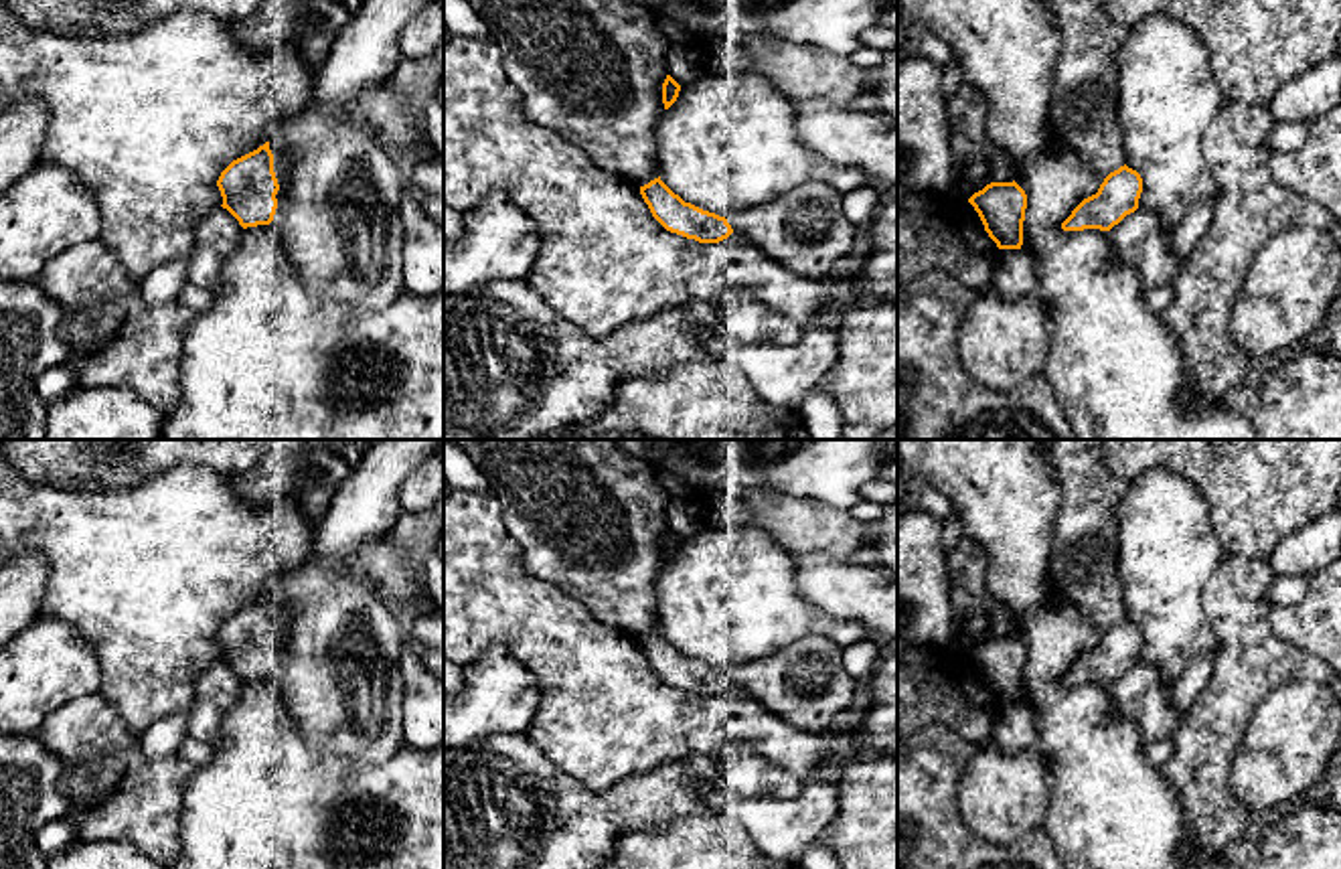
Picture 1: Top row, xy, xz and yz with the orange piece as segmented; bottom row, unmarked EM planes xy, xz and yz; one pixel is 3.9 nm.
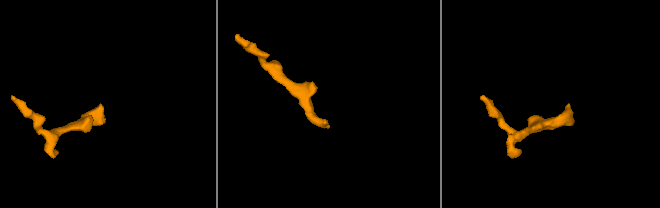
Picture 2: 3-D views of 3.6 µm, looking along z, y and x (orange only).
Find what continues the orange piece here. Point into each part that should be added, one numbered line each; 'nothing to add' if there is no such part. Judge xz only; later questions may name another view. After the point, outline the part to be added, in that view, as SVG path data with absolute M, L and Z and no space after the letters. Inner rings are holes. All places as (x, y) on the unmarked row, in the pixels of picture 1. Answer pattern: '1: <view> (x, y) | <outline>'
1: xz (805, 683) | M820 634L725 673L766 709L802 729L831 727L861 687L843 666L843 648Z

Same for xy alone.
1: xy (339, 671) | M377 440L369 446L316 525L316 557L273 585L290 612L290 634L275 648L278 662L269 683L284 695L292 717L316 749L383 764L405 741L399 660L407 638L387 600L369 581L340 573L336 561L371 539L391 535L401 515L401 482L436 456L440 442Z

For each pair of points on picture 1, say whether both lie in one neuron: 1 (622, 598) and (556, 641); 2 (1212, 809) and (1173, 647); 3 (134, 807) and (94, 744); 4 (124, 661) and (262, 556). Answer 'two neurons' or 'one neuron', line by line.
1: two neurons
2: two neurons
3: one neuron
4: one neuron

